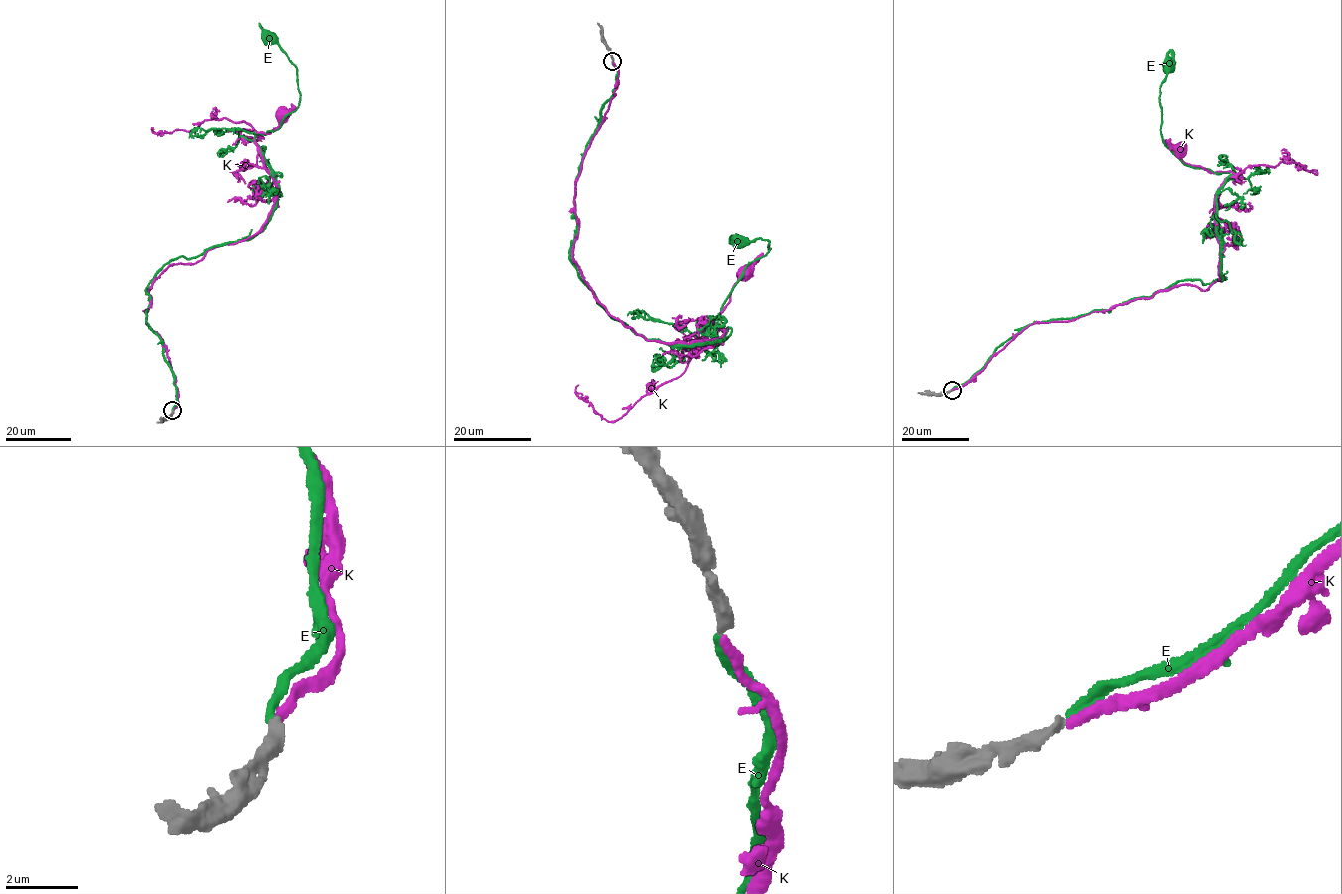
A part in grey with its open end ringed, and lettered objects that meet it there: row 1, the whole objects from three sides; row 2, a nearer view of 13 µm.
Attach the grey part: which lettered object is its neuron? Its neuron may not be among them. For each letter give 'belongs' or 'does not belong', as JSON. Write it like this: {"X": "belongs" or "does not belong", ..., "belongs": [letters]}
{"E": "belongs", "K": "does not belong", "belongs": ["E"]}

